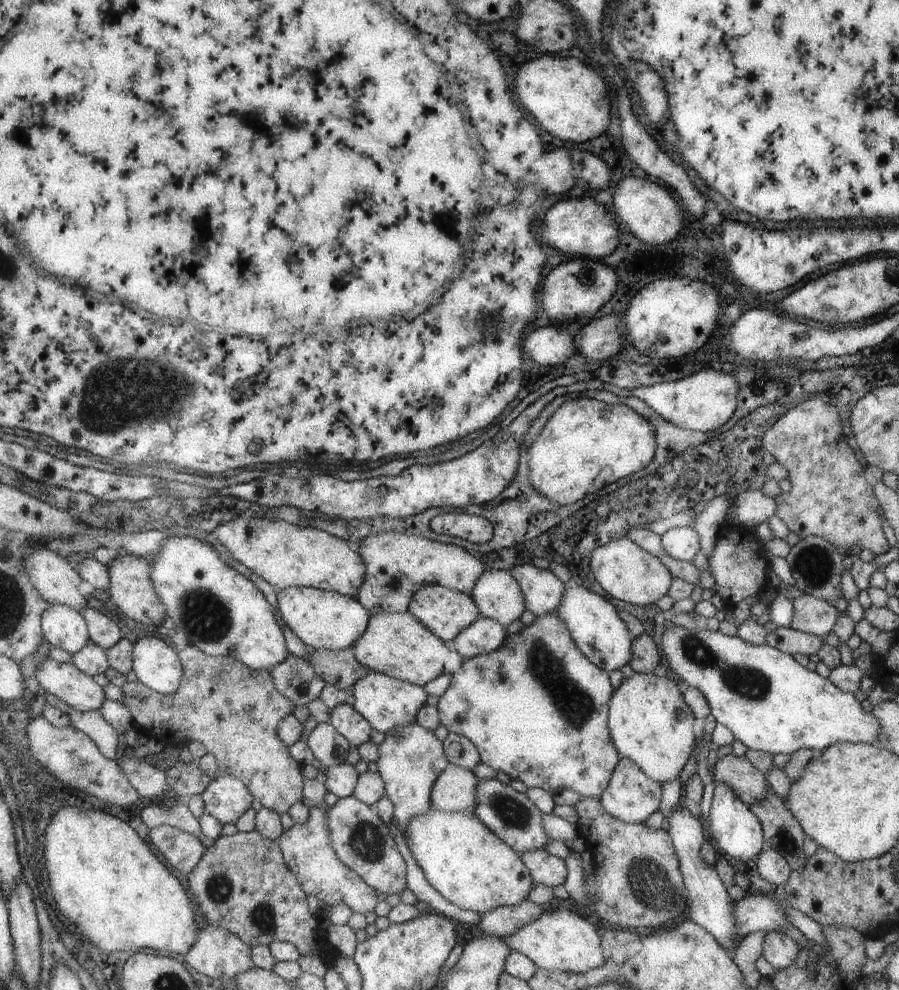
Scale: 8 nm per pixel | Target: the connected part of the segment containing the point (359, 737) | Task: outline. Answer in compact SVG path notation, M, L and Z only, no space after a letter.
M339 704L329 712L329 722L347 743L358 748L369 741L371 726L351 706Z

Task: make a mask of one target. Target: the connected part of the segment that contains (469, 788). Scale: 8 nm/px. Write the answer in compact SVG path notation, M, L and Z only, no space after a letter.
M447 763L431 787L431 808L471 813L476 803L474 790L477 781L471 770Z

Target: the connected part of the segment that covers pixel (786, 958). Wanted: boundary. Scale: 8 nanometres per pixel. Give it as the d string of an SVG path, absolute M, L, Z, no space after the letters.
M767 931L762 942L760 955L774 969L787 968L798 955L799 946L781 931Z

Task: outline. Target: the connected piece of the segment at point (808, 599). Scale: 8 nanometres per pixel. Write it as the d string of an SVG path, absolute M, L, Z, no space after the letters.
M804 594L792 600L789 627L796 631L824 638L831 632L839 613L828 601Z

